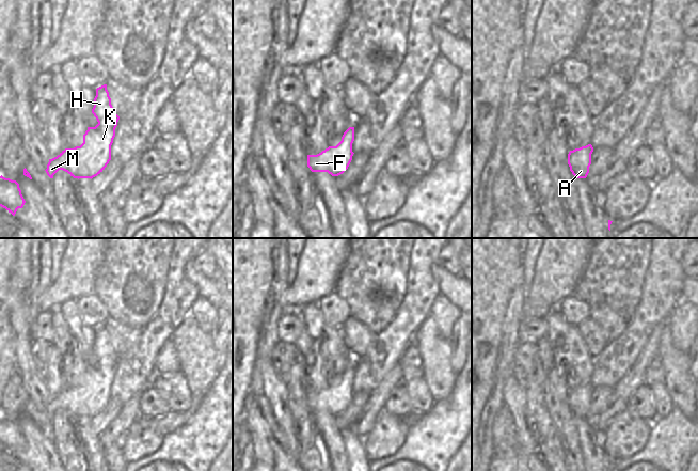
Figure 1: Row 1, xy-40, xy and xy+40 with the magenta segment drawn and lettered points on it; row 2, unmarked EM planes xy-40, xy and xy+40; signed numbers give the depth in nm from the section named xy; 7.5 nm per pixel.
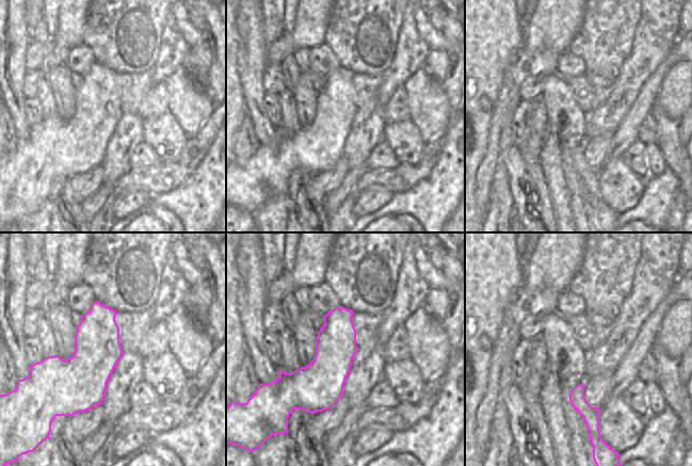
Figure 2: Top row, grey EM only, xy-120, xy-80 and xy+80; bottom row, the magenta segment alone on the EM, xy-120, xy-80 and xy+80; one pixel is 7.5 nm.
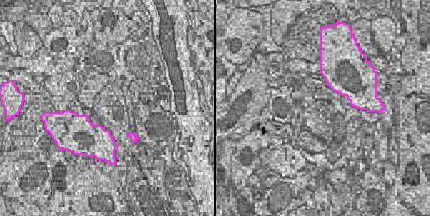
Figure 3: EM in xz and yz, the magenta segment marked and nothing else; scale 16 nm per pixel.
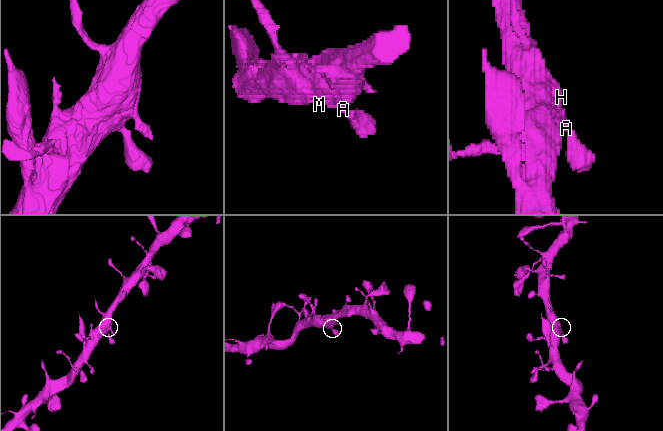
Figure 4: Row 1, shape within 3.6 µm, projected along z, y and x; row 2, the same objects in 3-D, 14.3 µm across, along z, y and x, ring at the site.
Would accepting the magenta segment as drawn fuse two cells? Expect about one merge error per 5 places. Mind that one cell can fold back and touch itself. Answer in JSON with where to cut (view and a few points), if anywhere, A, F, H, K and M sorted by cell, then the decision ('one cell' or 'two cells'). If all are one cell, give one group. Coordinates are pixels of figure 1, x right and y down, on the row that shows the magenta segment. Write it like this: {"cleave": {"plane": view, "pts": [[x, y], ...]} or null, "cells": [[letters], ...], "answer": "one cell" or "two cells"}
{"cleave": null, "cells": [["A", "F", "H", "K", "M"]], "answer": "one cell"}

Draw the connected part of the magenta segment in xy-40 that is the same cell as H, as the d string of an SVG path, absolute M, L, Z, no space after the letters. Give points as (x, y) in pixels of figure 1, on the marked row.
M107 84L96 89L92 113L98 124L88 127L83 143L74 148L65 148L57 157L49 159L45 170L50 178L59 171L67 172L74 178L93 178L100 174L111 160L111 145L120 116L115 113Z

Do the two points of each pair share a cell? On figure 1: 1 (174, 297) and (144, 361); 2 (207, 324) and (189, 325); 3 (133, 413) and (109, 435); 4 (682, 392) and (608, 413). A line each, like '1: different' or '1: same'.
1: same
2: different
3: same
4: different

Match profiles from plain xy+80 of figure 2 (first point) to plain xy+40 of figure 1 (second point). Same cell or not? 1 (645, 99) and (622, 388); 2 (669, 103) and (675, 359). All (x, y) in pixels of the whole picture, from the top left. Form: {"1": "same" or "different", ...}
{"1": "same", "2": "different"}

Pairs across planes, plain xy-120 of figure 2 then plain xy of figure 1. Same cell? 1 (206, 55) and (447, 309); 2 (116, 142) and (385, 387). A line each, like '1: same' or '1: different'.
1: same
2: different

